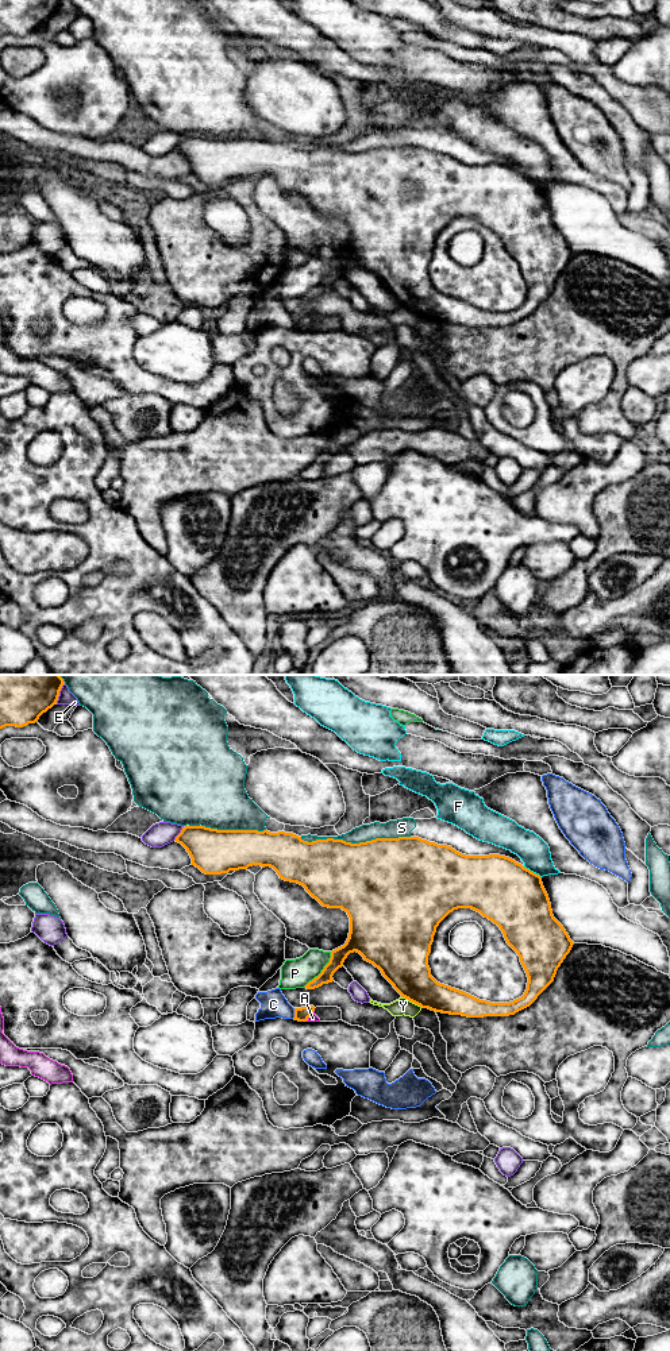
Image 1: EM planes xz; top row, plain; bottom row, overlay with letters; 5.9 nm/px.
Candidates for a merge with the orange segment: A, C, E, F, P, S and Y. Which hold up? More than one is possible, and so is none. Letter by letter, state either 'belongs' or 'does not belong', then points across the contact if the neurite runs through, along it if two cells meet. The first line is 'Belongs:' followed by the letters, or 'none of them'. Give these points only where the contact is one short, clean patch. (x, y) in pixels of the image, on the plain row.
Belongs: none of them
A: does not belong; border xz (314, 319), (305, 329)
C: does not belong
E: does not belong
F: does not belong
P: does not belong
S: does not belong
Y: does not belong

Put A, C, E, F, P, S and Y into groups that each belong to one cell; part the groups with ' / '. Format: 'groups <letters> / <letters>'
groups A / C / E / F / P / S / Y

